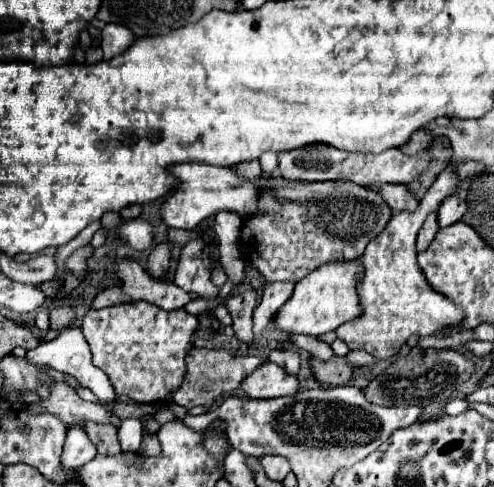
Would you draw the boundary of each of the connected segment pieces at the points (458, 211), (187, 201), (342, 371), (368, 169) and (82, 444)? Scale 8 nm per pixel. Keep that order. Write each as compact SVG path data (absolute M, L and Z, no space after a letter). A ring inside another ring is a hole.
M450 195L450 197L446 197L442 201L442 205L440 205L438 213L436 213L438 215L438 225L448 227L448 225L460 221L464 213L466 213L466 201L462 197L458 197L458 195Z
M186 163L178 165L178 169L170 169L172 173L178 173L182 177L182 185L170 193L168 201L162 205L162 217L164 223L178 229L194 229L200 221L208 219L210 215L216 215L218 211L234 211L242 219L258 215L258 191L264 189L268 183L266 173L260 173L254 179L242 179L232 167L220 167L210 163Z
M310 357L310 371L316 377L316 381L328 385L346 385L352 379L354 365L346 357L332 357L330 361L322 361L316 357Z
M310 145L306 149L294 149L294 153L278 153L278 173L284 179L294 179L294 181L344 179L358 183L362 187L374 187L384 183L410 183L416 177L420 177L426 165L428 165L428 151L422 151L418 155L406 155L400 149L390 149L378 155L370 155L370 153L342 153L340 149L330 149L328 145ZM320 153L322 153L322 161L320 161Z
M72 425L68 435L66 435L64 451L60 457L62 469L64 471L76 471L78 467L84 467L94 457L96 457L96 447L88 439L86 431L80 425Z

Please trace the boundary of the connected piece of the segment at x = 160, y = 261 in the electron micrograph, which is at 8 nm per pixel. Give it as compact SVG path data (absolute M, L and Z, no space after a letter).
M160 243L160 245L156 245L154 249L152 249L152 253L150 253L150 257L148 257L148 271L150 271L150 275L152 277L162 277L166 271L168 271L168 267L170 267L170 259L172 259L172 247L170 247L170 243Z

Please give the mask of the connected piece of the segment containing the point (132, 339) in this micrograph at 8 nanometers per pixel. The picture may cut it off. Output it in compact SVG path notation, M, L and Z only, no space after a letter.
M136 301L136 303L108 307L100 311L90 309L82 319L82 333L86 343L90 345L92 363L108 375L116 397L128 397L136 403L154 403L154 401L164 403L164 401L170 401L172 393L178 391L182 385L182 379L186 375L186 357L194 347L192 333L196 325L198 325L198 319L186 313L184 309L164 311L152 303Z

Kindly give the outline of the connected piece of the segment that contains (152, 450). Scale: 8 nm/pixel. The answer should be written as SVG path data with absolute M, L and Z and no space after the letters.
M144 433L142 445L140 445L138 453L140 453L140 455L148 455L148 457L156 457L156 455L160 453L160 441L158 441L158 437Z

